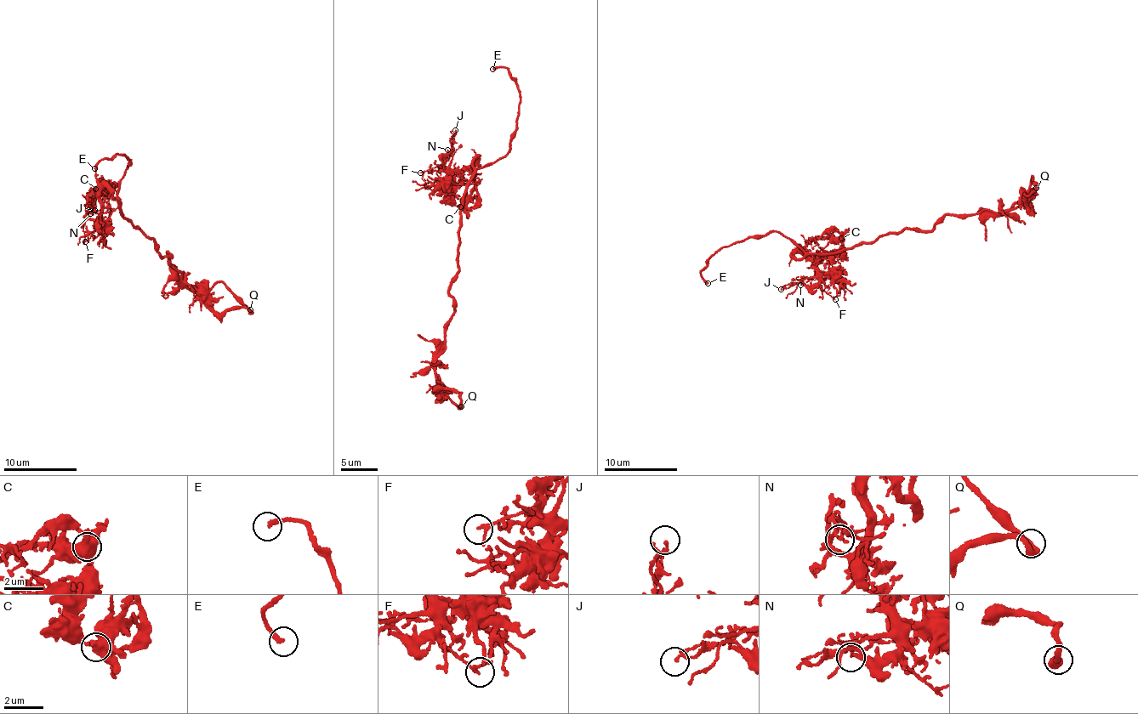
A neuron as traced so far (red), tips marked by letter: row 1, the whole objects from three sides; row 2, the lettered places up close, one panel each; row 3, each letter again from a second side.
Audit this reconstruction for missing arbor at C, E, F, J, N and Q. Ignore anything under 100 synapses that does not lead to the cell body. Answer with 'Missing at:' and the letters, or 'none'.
Missing at: E

